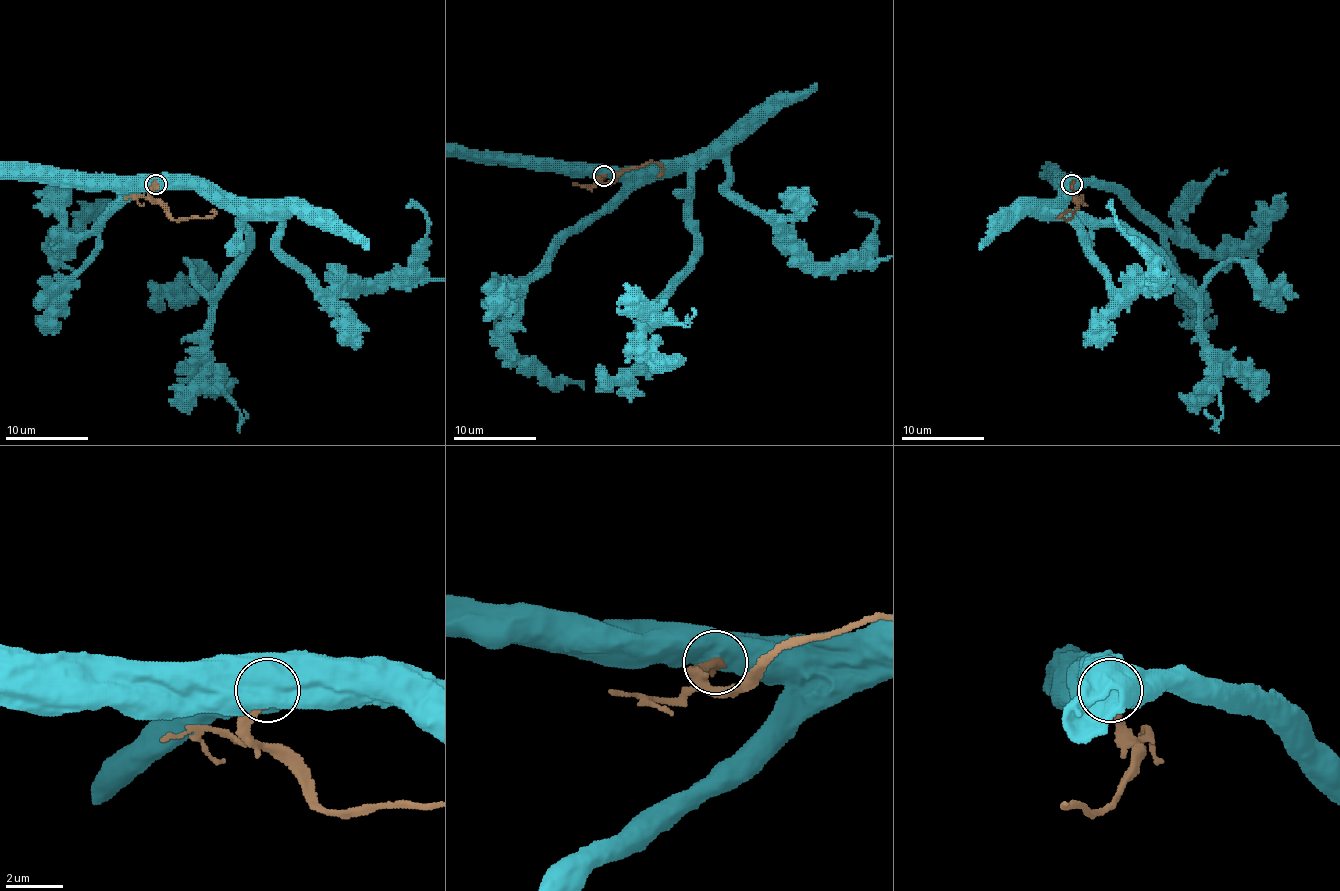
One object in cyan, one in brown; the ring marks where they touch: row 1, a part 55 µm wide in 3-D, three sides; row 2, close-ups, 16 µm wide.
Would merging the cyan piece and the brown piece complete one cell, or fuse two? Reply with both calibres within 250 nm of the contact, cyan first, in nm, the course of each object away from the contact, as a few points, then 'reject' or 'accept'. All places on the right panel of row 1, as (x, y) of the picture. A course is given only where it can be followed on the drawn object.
900 nm thick on the cyan side, 440 nm on the other; brown runs (1071, 185), (1079, 207), (1069, 220), (1058, 218), (1073, 212); reject

